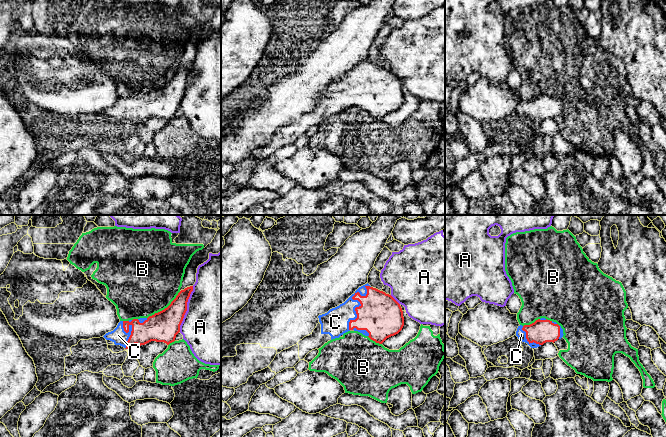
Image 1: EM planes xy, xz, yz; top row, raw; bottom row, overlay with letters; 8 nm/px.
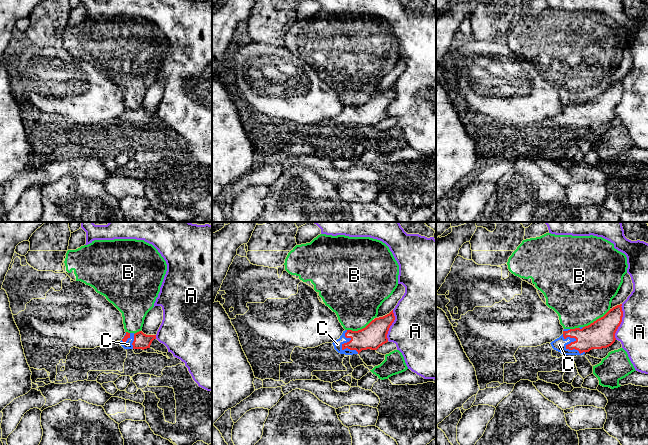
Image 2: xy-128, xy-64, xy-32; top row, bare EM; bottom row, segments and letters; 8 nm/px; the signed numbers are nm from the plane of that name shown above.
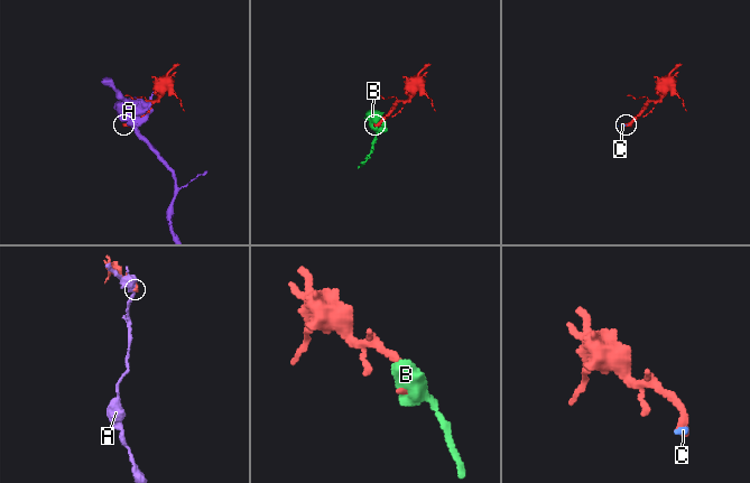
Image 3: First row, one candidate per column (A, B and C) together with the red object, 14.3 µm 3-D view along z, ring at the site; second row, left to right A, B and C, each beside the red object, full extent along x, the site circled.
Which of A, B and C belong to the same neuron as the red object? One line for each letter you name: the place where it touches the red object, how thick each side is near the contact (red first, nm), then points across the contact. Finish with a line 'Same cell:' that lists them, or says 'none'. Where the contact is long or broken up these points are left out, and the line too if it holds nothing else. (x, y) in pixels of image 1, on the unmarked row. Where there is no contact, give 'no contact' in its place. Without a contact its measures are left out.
C: meets red in xz at (359, 77); 340 nm thick on the red side, 200 nm on the other
Same cell: C

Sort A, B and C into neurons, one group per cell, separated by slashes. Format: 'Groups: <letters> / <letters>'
Groups: A / B / C

